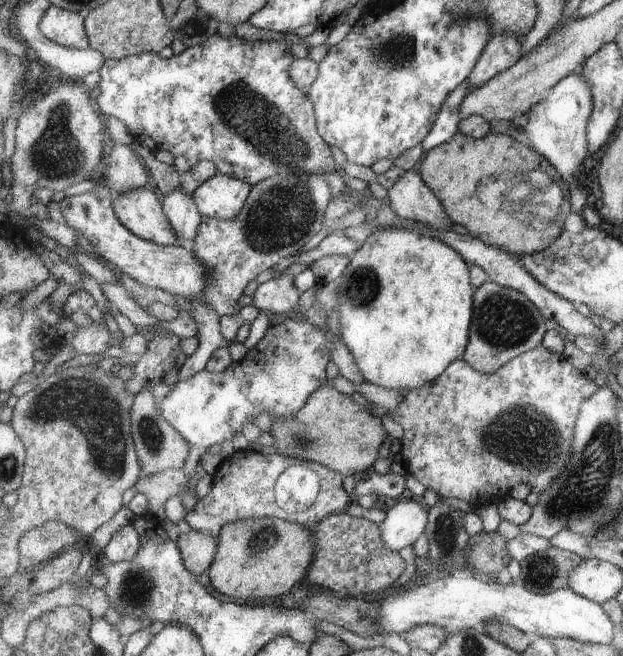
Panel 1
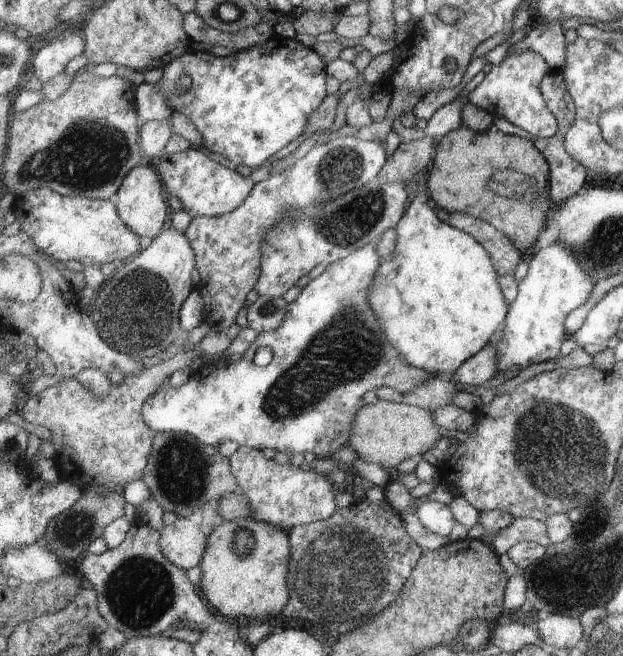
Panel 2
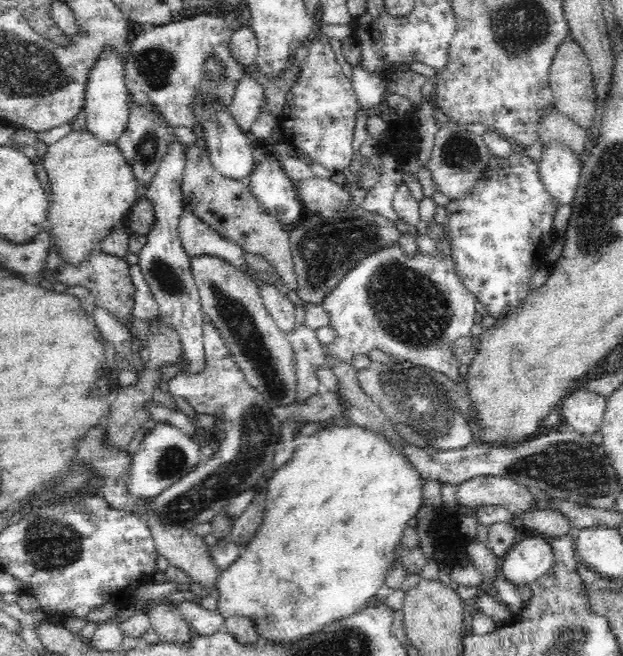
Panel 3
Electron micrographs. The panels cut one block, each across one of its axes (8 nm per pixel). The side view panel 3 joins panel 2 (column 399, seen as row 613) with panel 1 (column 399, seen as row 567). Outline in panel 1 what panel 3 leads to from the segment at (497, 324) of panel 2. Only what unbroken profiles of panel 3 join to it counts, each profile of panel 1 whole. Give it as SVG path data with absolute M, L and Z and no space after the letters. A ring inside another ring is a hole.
M381 228L381 230L375 231L366 238L362 247L352 256L347 270L345 270L345 273L337 283L337 290L340 293L341 300L339 312L341 312L342 342L351 350L351 354L355 356L356 364L366 383L385 389L411 391L416 387L425 387L425 384L433 383L433 380L440 379L454 361L464 359L464 353L469 345L473 320L475 319L476 288L472 284L471 265L451 245L444 244L444 241L441 241L439 237L427 237L416 229Z

